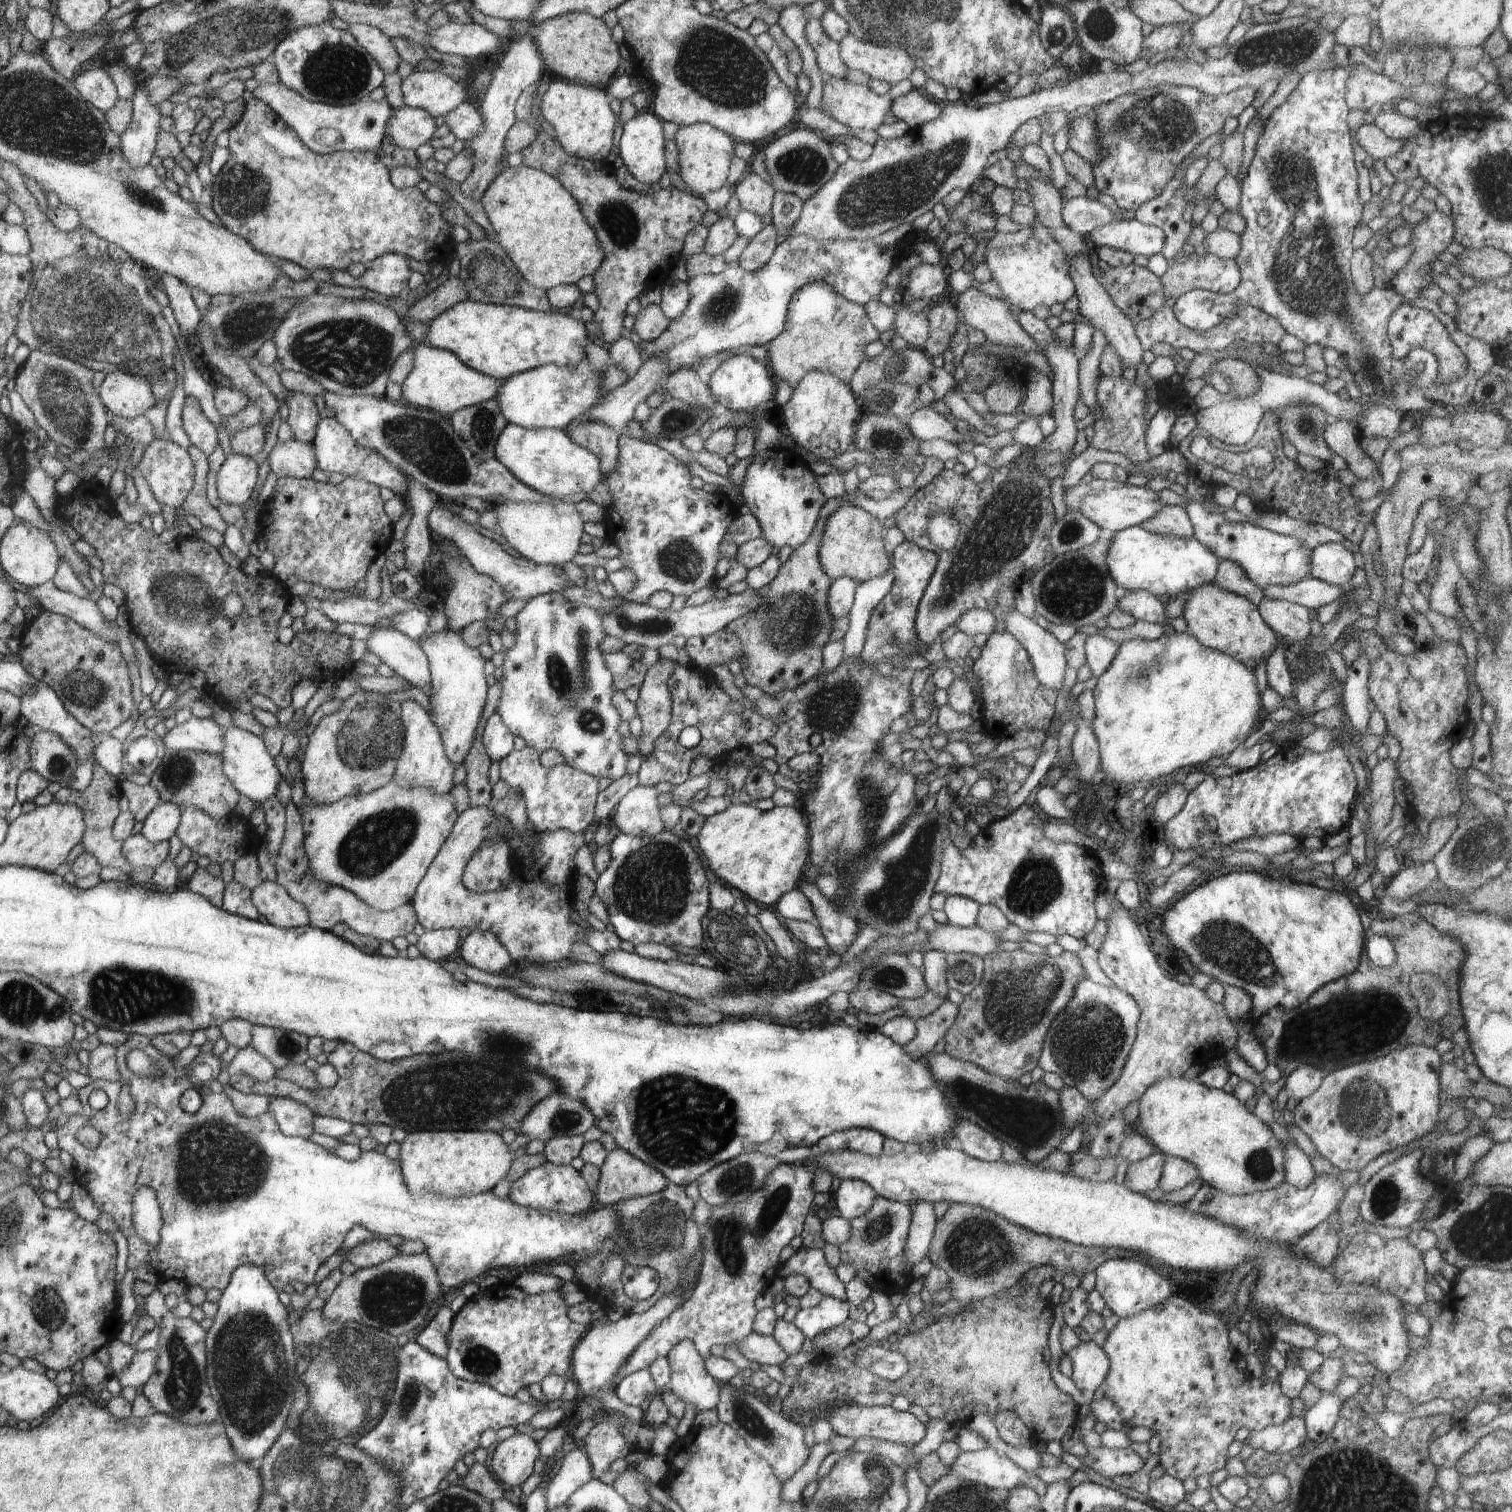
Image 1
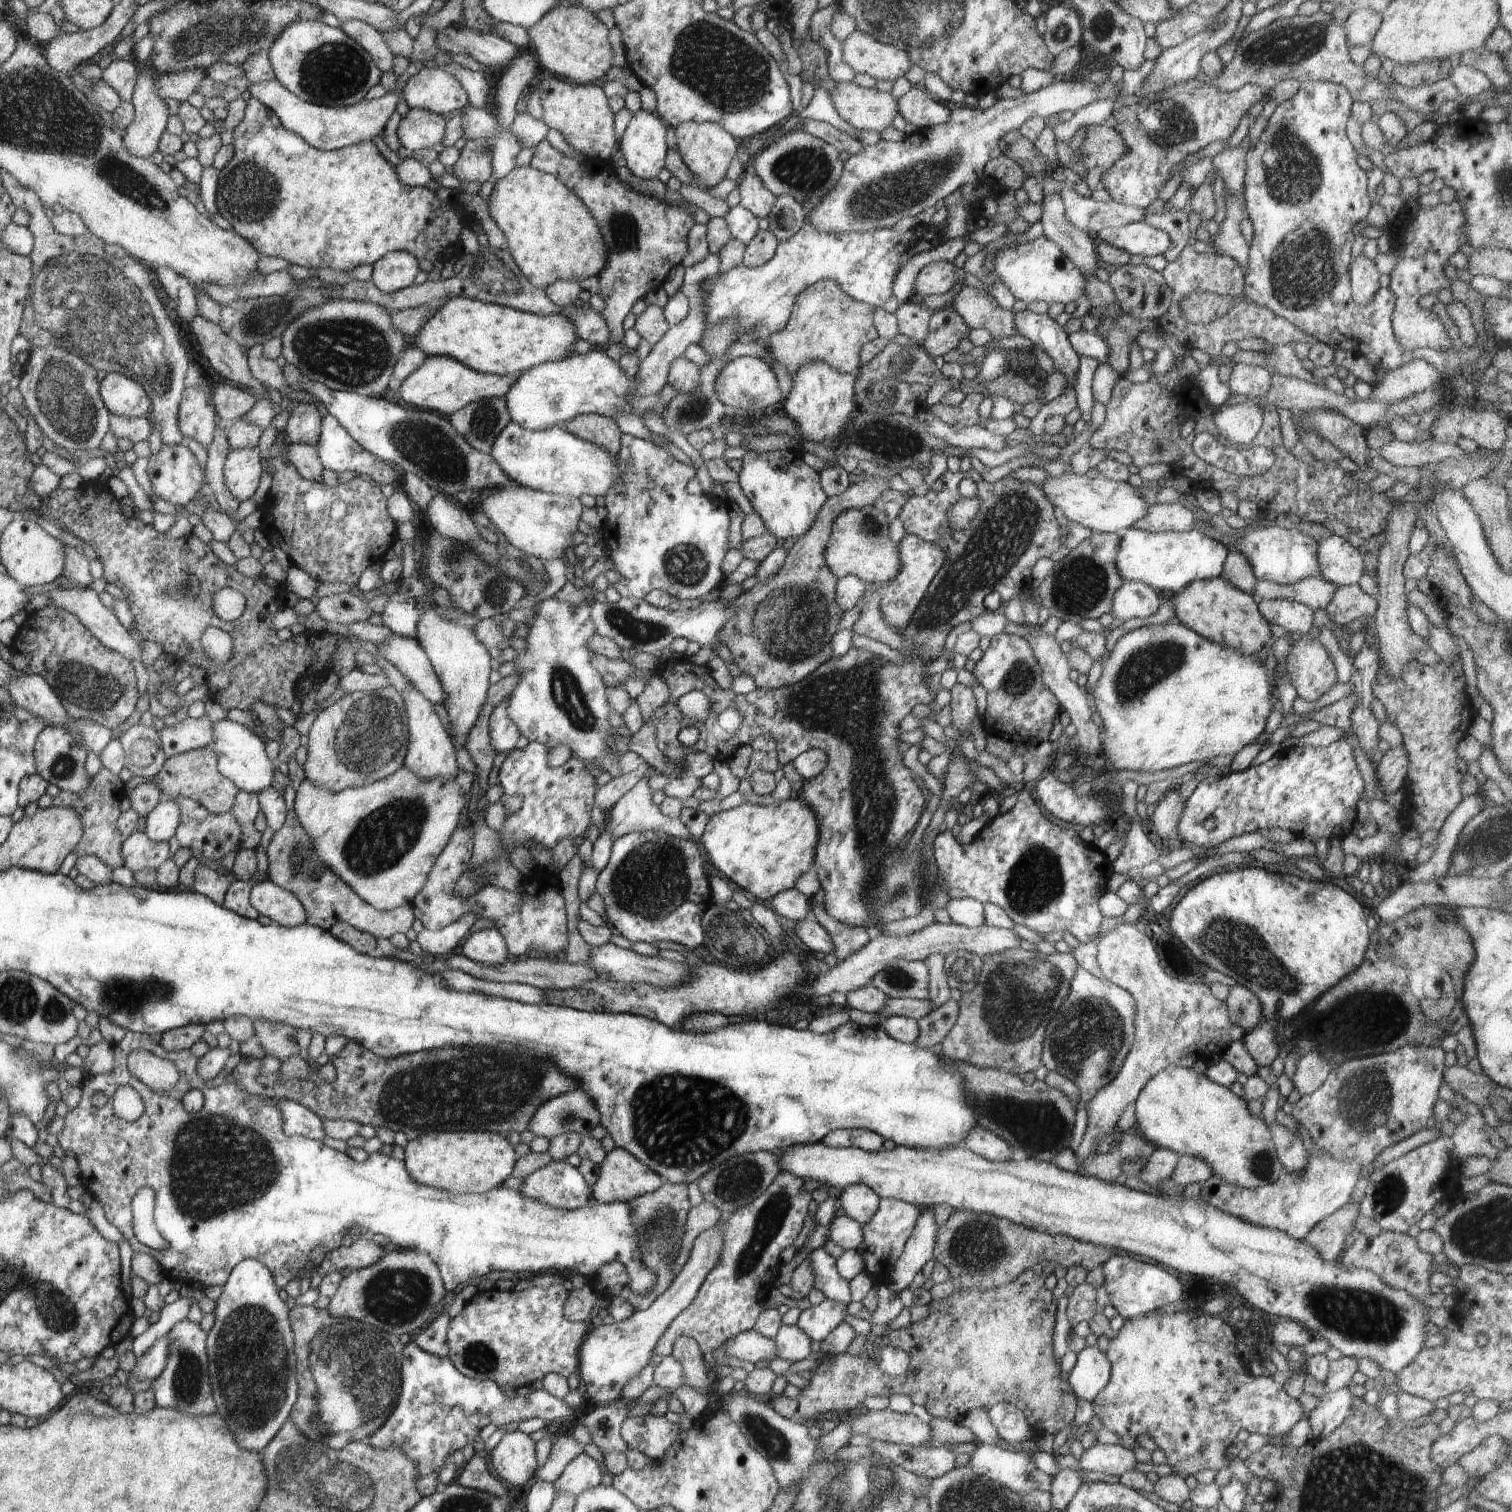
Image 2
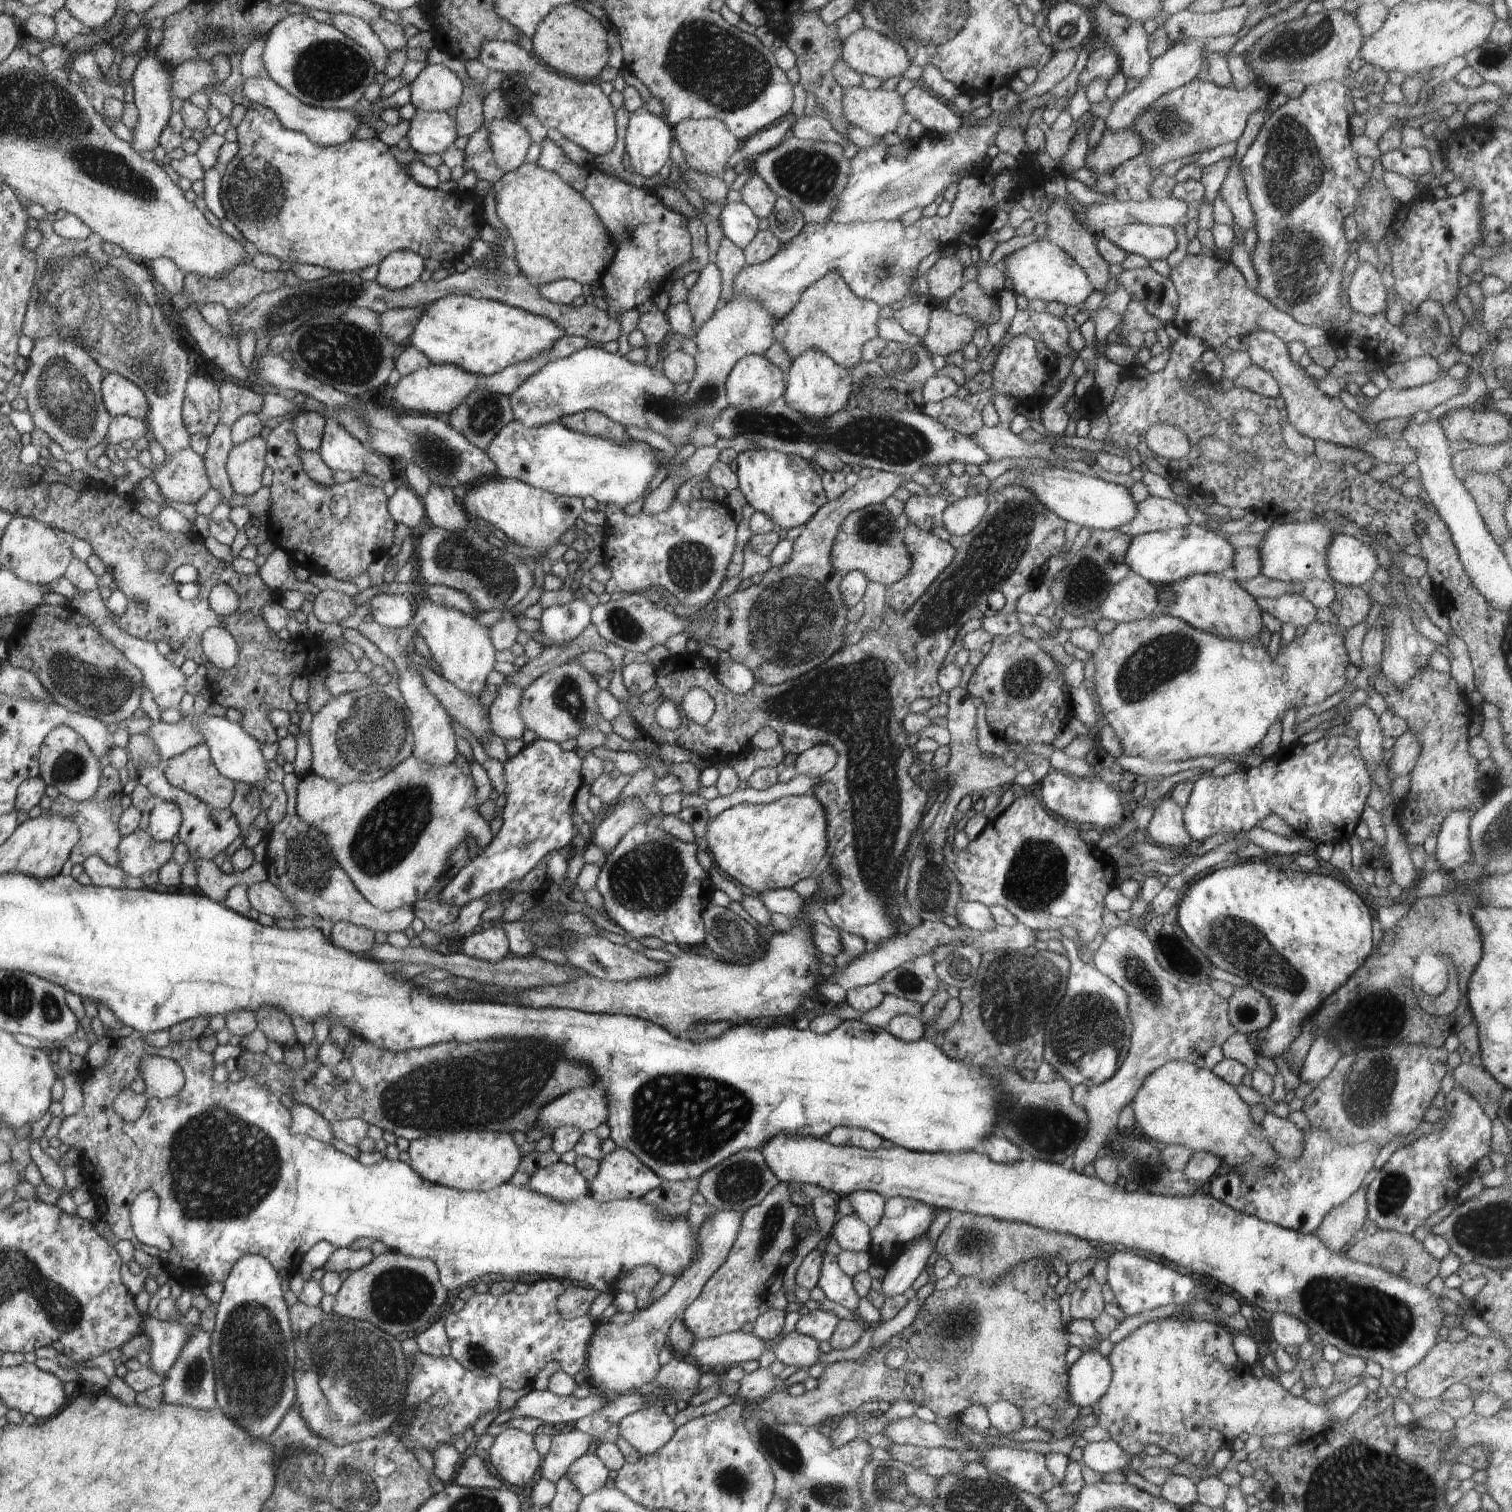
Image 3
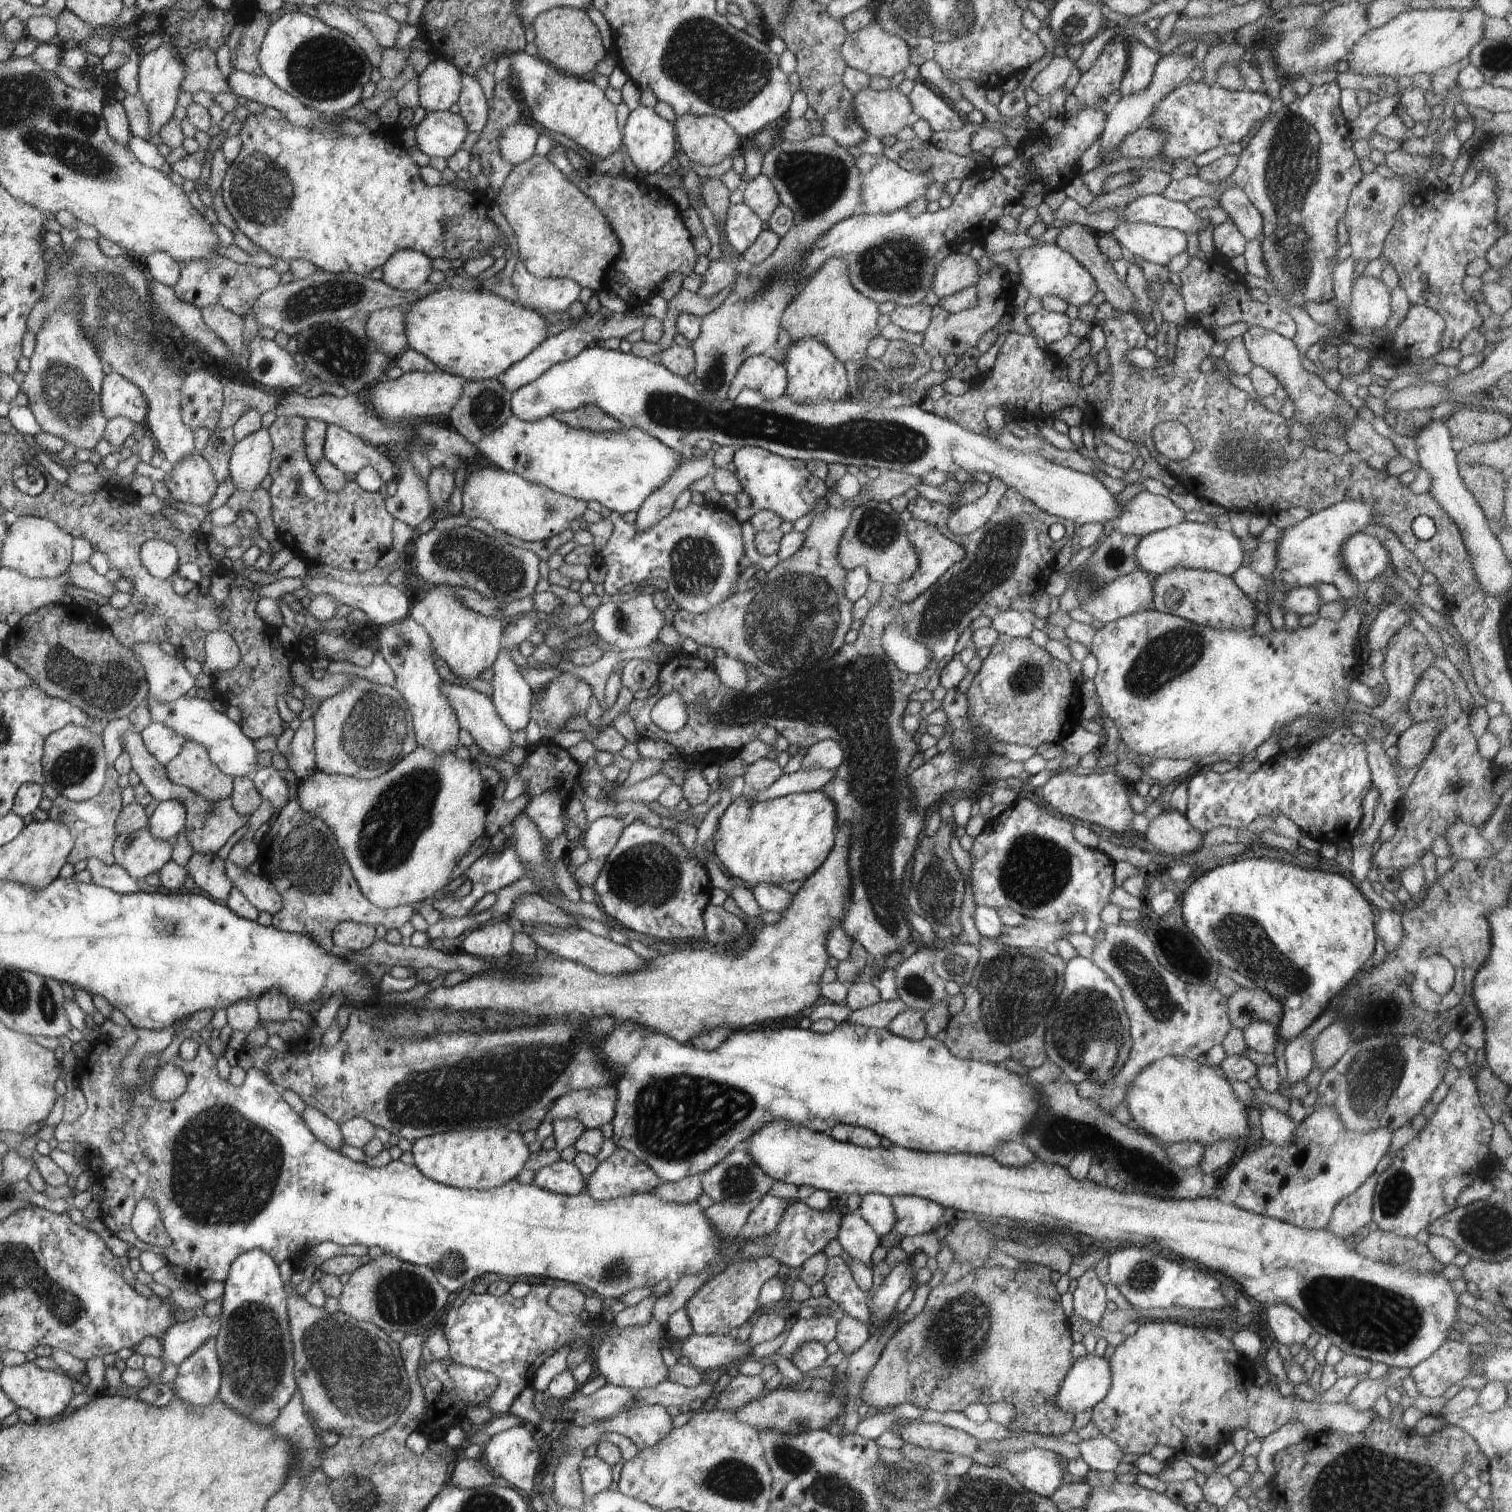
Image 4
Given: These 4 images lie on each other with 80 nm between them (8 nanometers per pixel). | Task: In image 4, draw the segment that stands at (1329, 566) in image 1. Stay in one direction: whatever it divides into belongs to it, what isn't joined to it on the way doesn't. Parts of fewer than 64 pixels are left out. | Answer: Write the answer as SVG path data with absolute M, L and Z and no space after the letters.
M1363 532L1350 535L1341 548L1343 568L1360 584L1378 577L1390 561L1385 545Z

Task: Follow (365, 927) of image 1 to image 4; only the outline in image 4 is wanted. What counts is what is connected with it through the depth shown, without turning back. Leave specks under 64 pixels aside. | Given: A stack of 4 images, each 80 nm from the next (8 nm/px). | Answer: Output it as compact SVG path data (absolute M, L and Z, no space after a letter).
M290 799L278 813L258 847L262 876L276 887L284 902L282 910L272 915L271 925L280 930L309 934L319 945L334 951L333 930L342 921L385 926L390 930L404 926L414 914L410 905L393 909L374 906L358 886L333 830L323 820L303 811L297 800Z

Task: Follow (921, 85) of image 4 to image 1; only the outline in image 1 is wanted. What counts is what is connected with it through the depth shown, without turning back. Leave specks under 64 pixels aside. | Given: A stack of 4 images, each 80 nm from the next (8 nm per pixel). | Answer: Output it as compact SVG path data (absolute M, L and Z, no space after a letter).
M913 89L906 96L895 99L890 112L898 117L898 120L906 122L910 129L918 129L928 122L940 118L943 104L928 100L924 94Z

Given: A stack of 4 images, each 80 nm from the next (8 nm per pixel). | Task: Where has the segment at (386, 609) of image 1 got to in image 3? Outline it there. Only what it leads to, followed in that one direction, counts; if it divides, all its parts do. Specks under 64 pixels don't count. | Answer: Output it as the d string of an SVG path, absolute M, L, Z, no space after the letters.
M323 590L312 602L312 615L322 623L339 623L356 612L357 603L357 597L342 591Z

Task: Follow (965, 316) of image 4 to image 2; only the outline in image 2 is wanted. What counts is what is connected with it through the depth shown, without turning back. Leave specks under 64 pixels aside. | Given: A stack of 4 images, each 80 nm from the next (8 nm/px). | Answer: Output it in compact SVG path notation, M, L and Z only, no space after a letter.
M950 305L934 310L929 323L928 335L920 344L932 358L944 356L956 349L960 341L968 338L970 326Z

